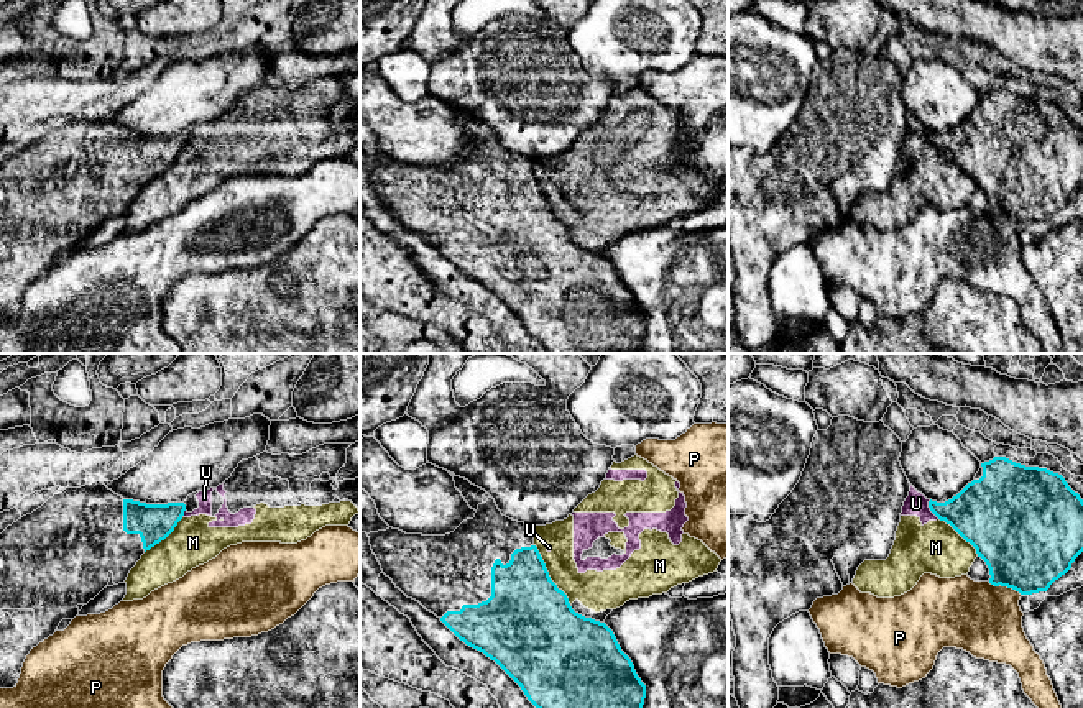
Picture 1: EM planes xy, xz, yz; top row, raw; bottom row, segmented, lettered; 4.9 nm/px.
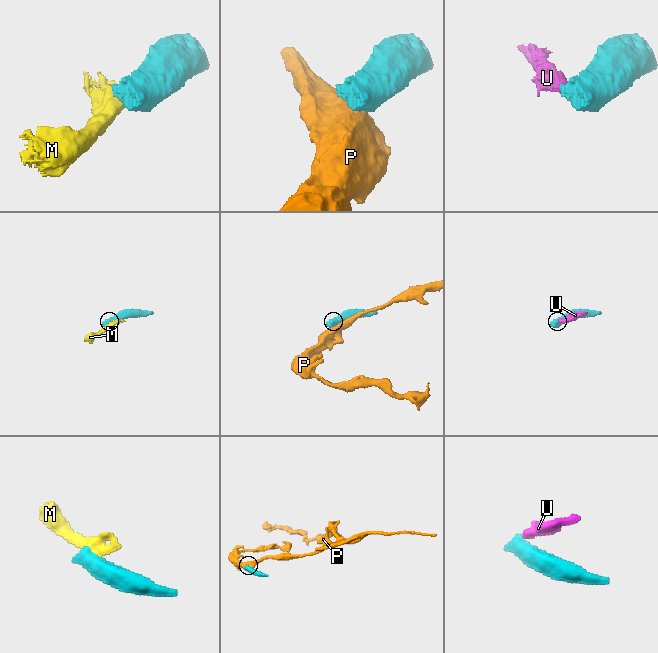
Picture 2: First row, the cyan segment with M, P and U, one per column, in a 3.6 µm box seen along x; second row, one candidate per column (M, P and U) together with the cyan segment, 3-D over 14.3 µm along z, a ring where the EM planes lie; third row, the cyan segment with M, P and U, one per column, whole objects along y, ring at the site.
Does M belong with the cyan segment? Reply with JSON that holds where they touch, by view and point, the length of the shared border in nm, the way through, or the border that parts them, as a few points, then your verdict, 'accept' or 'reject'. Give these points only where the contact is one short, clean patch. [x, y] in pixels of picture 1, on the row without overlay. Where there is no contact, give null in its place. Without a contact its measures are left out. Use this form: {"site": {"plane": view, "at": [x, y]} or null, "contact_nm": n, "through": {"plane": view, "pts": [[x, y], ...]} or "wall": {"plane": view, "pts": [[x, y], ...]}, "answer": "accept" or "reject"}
{"site": {"plane": "xz", "at": [548, 206]}, "contact_nm": 340, "answer": "reject"}

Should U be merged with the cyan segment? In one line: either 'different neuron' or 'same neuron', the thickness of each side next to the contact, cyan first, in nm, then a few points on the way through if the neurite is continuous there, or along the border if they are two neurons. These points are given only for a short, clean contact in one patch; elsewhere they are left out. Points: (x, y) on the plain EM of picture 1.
different neuron | 300/110 nm | along yz (929, 132), (929, 140), (939, 150)

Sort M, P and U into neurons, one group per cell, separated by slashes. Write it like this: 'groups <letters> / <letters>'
groups M U / P

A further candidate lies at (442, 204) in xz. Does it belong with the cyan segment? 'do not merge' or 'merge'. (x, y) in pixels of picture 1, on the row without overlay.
merge

